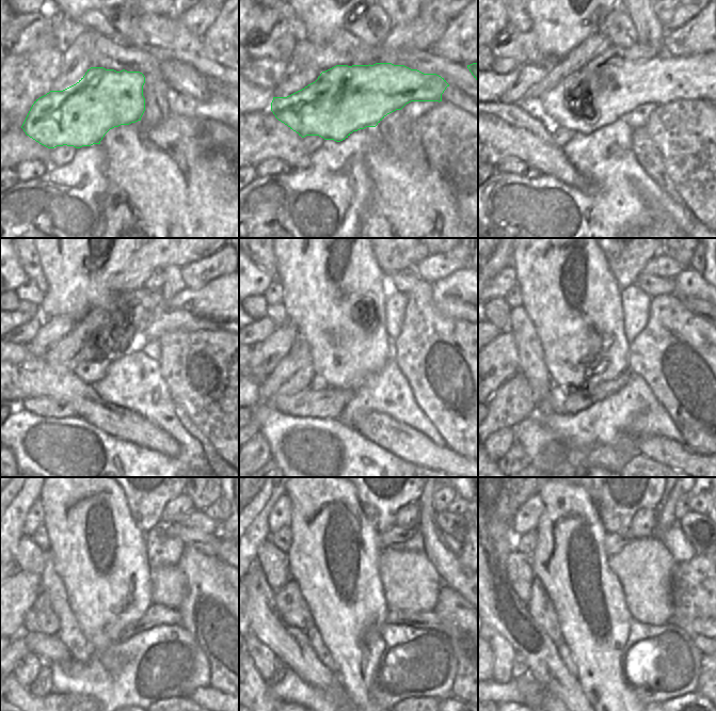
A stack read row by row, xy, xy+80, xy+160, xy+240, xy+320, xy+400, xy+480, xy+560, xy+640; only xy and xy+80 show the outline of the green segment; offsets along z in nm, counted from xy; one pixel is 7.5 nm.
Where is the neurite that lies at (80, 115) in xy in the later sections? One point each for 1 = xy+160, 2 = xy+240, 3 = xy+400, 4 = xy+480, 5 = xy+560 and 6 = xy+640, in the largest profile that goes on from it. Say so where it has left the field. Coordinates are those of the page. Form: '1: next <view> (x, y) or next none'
1: next xy+160 (614, 91)
2: next xy+240 (217, 305)
3: next xy+400 (690, 283)
4: next xy+480 (217, 511)
5: next xy+560 (456, 507)
6: next xy+640 (695, 503)

